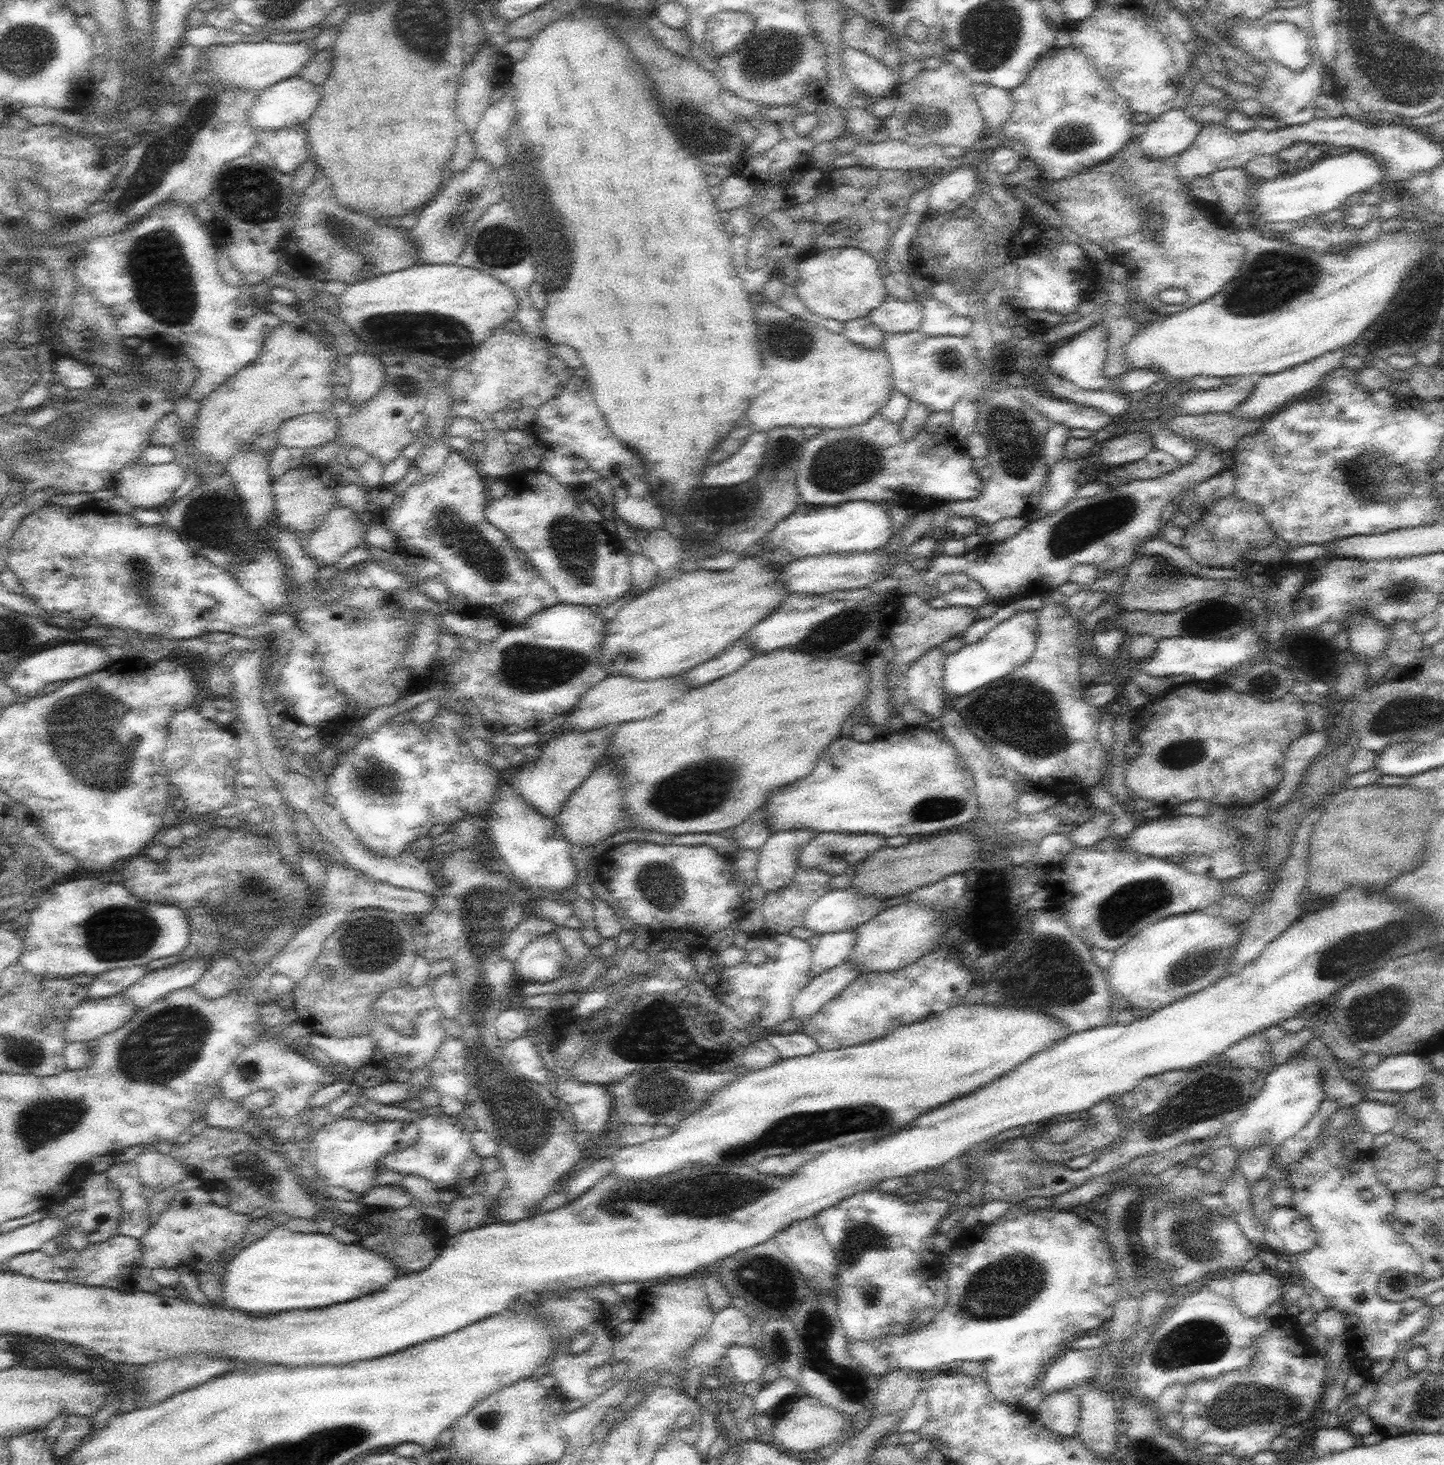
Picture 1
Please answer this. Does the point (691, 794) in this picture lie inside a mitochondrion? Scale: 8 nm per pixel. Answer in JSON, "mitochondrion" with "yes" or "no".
{"mitochondrion":"yes"}

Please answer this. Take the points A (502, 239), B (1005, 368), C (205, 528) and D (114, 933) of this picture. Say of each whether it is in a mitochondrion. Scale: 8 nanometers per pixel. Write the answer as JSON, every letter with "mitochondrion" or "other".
{"A":"mitochondrion","B":"other","C":"mitochondrion","D":"mitochondrion"}

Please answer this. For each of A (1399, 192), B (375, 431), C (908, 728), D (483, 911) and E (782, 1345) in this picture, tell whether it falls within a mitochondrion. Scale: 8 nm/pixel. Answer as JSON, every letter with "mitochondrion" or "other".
{"A":"other","B":"other","C":"other","D":"mitochondrion","E":"mitochondrion"}

